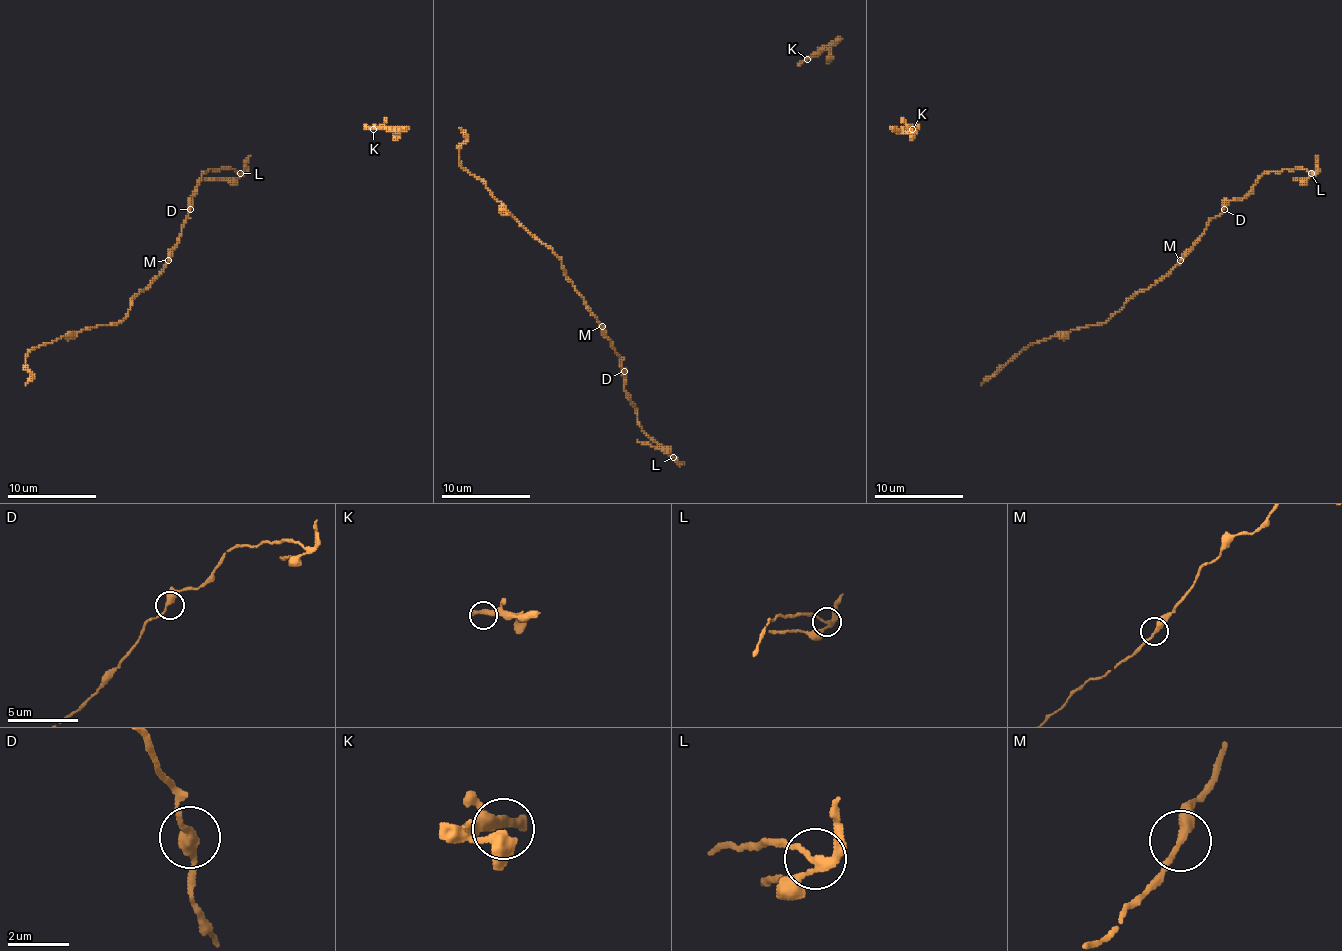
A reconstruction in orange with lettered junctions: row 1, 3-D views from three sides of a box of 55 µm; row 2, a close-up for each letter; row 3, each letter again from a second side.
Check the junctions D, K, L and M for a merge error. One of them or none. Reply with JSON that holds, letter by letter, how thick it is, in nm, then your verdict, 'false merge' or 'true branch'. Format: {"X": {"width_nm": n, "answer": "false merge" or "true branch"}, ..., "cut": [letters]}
{"D": {"width_nm": 280, "answer": "true branch"}, "K": {"width_nm": 280, "answer": "true branch"}, "L": {"width_nm": 200, "answer": "false merge"}, "M": {"width_nm": 260, "answer": "true branch"}, "cut": ["L"]}

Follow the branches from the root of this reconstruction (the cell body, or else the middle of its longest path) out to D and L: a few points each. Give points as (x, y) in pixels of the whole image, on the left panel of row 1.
D: (172, 252), (170, 249), (177, 243), (190, 209)
L: (172, 252), (170, 249), (177, 243), (188, 214), (190, 196), (204, 171), (235, 169), (239, 174)

